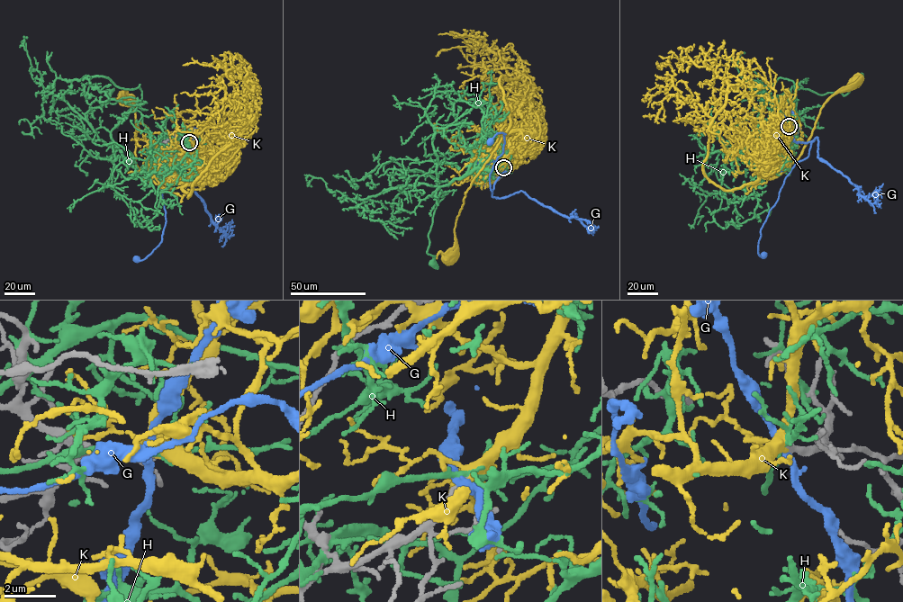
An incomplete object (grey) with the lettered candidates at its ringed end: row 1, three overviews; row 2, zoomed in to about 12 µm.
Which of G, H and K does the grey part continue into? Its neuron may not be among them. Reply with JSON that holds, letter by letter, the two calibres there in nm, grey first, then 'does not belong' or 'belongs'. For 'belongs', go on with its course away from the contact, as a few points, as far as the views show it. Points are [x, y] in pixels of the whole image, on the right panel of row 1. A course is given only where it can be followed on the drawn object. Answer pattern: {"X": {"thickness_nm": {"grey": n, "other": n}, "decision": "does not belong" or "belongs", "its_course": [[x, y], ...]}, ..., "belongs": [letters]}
{"G": {"thickness_nm": {"grey": 320, "other": 240}, "decision": "does not belong"}, "H": {"thickness_nm": {"grey": 280, "other": 180}, "decision": "does not belong"}, "K": {"thickness_nm": {"grey": 300, "other": 320}, "decision": "belongs", "its_course": [[789, 126], [778, 129], [762, 176], [785, 171], [801, 152], [823, 104], [858, 82]]}, "belongs": ["K"]}

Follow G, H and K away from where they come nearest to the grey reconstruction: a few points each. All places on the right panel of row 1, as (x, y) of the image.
G: (789, 126), (794, 140), (811, 142), (810, 148), (784, 181), (761, 229), (757, 252), (763, 254)
H: (789, 126), (791, 159), (788, 169), (782, 166), (796, 117), (796, 89), (844, 95), (856, 79)
K: (789, 126), (778, 129), (762, 176), (785, 171), (801, 152), (823, 104), (858, 82)

